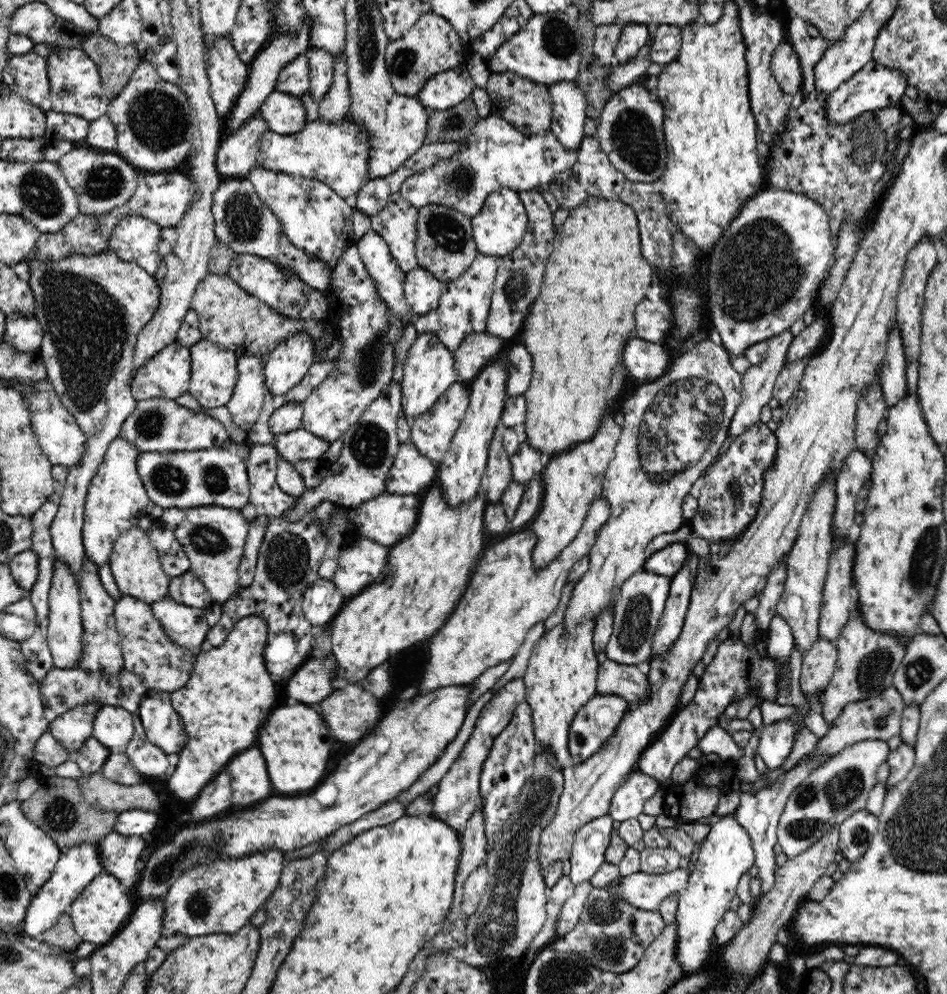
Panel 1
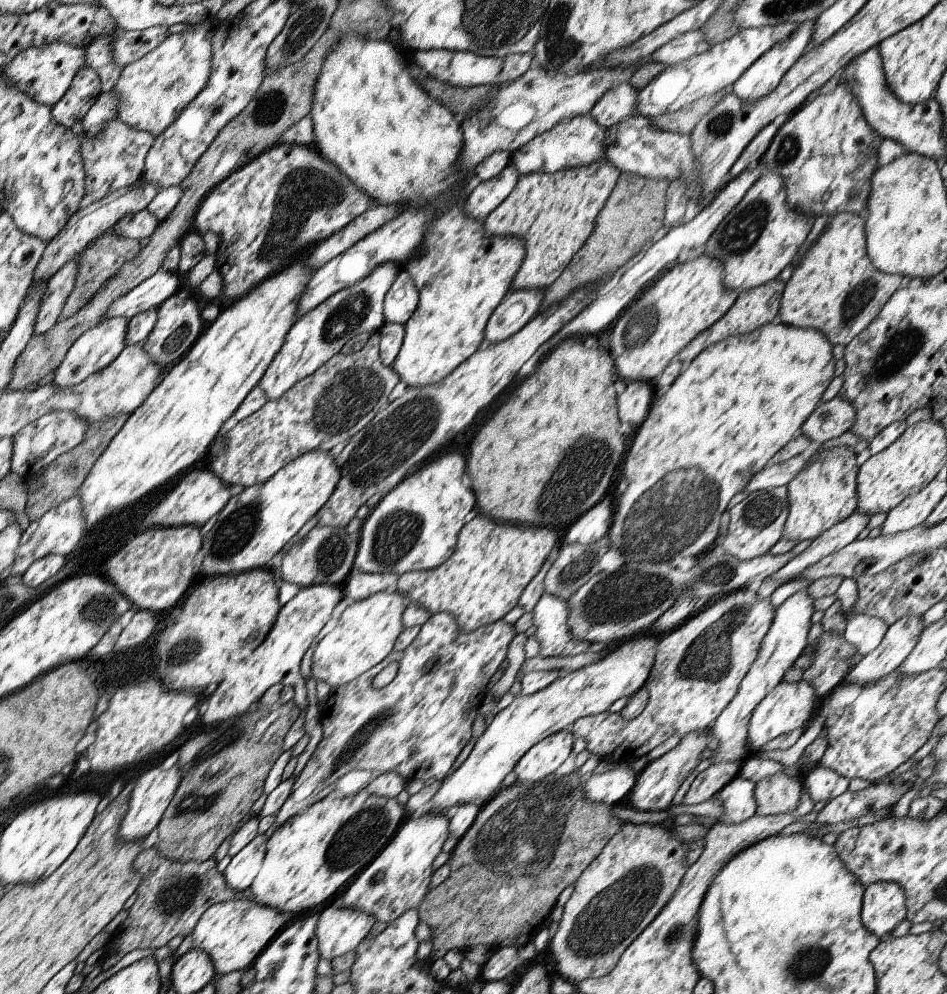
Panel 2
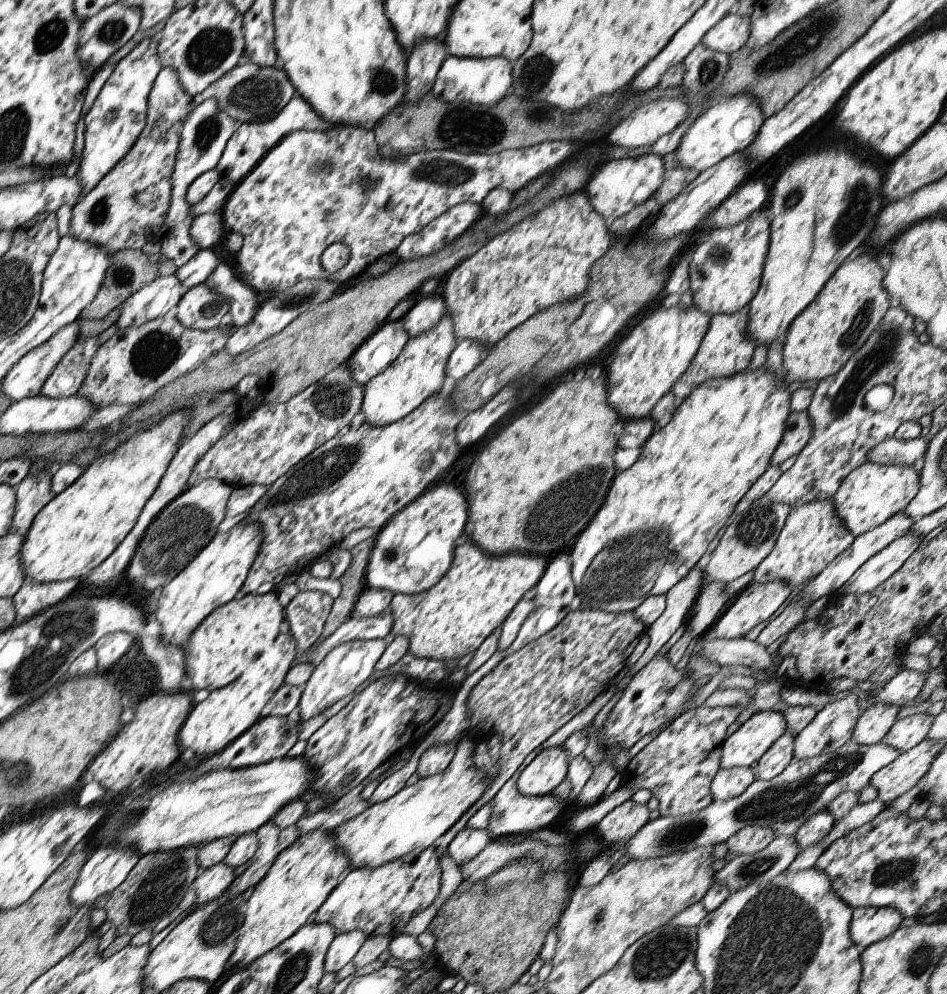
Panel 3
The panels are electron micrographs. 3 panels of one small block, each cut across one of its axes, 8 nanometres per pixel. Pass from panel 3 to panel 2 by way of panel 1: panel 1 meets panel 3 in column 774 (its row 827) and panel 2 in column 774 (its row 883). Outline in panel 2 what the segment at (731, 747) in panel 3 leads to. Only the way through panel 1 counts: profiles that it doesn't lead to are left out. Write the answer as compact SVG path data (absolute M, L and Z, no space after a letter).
M804 678L797 682L785 682L784 680L775 686L766 696L759 702L750 717L748 727L748 747L750 753L758 752L766 742L774 740L780 734L786 734L791 730L805 725L813 718L814 702L819 700L816 696L816 690L812 684L808 684Z

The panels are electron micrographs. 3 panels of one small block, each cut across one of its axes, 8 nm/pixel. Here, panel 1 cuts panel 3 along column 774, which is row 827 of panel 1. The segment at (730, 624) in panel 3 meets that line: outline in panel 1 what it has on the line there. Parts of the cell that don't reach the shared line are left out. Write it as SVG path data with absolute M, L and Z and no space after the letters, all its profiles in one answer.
M609 814L587 822L574 837L571 858L566 867L574 886L588 881L602 864L606 863L606 850L610 846L612 817Z

